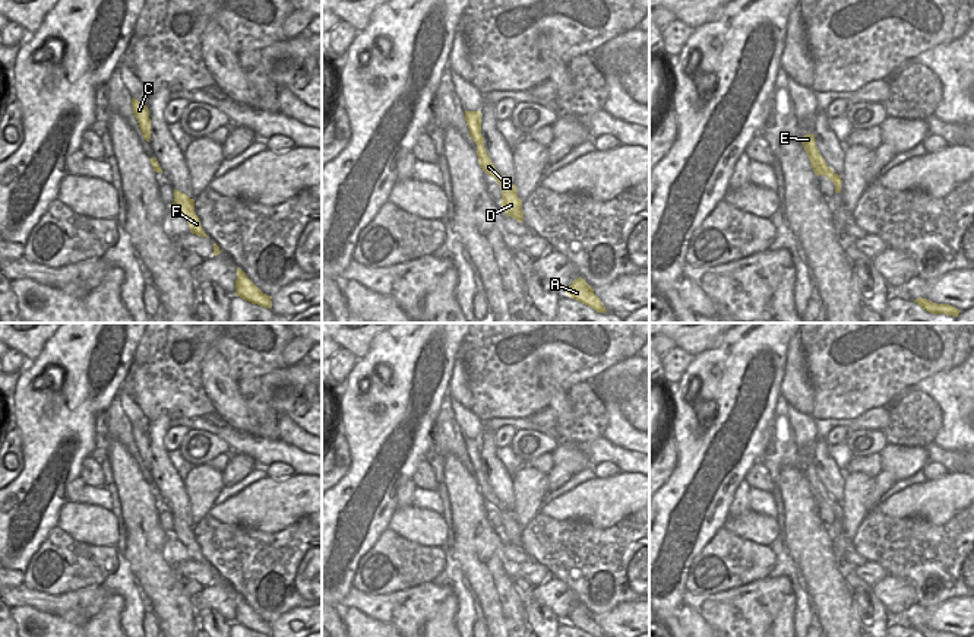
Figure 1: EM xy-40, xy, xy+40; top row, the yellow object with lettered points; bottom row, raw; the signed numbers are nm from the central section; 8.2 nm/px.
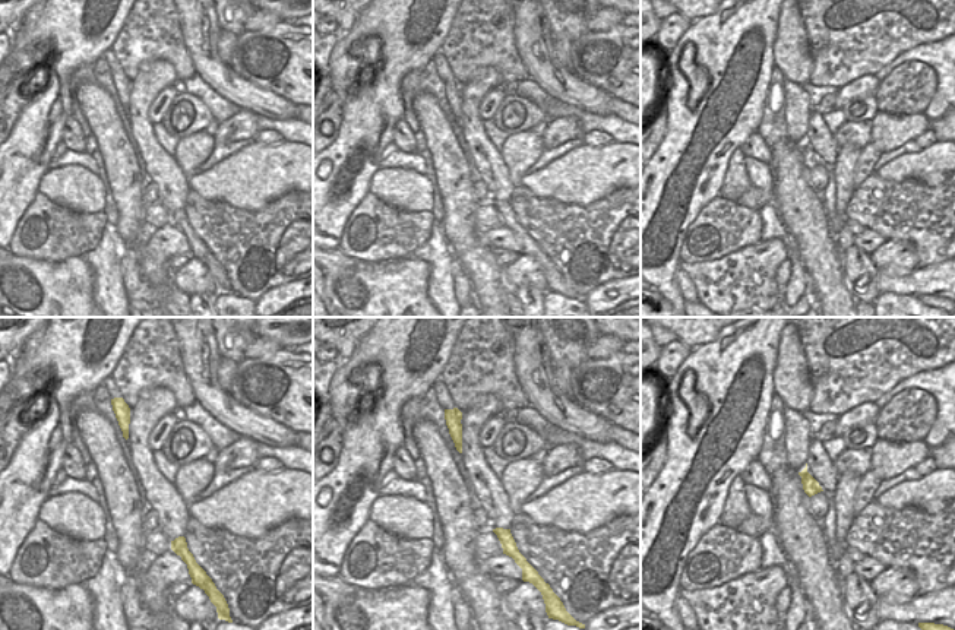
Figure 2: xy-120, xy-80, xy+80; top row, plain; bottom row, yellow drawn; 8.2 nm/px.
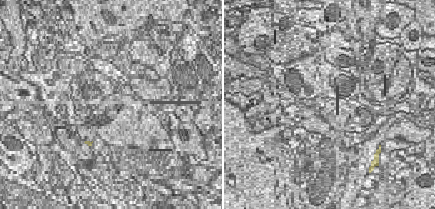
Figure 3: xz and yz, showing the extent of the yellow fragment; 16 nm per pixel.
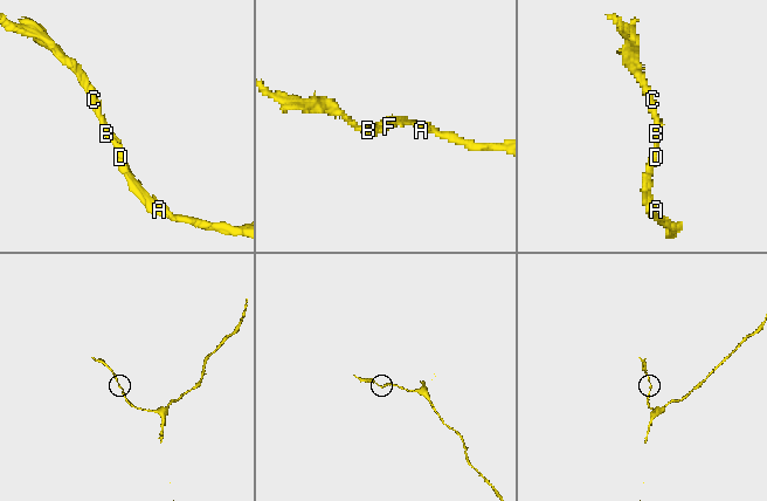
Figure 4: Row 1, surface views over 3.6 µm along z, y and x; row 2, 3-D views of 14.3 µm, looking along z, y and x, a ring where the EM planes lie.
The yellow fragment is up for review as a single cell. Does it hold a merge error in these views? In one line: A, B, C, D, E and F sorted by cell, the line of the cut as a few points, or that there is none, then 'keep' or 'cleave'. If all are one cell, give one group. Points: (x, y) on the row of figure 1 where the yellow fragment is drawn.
A B C D E F; no cut; keep

